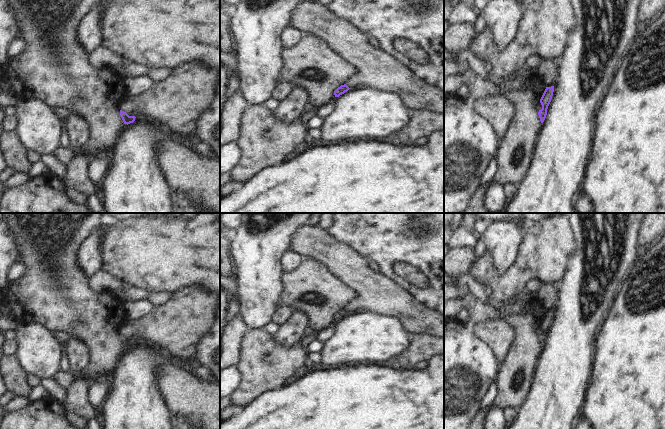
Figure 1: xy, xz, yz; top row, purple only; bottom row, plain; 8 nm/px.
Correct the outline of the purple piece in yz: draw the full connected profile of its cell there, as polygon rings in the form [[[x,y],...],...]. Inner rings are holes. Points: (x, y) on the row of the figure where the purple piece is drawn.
[[[554,86],[546,87],[546,89],[545,89],[541,99],[540,99],[542,109],[539,110],[538,115],[539,115],[541,123],[543,123],[545,118],[546,118],[547,109],[548,109],[548,106],[549,106],[549,104],[551,102],[553,92],[554,92]]]

